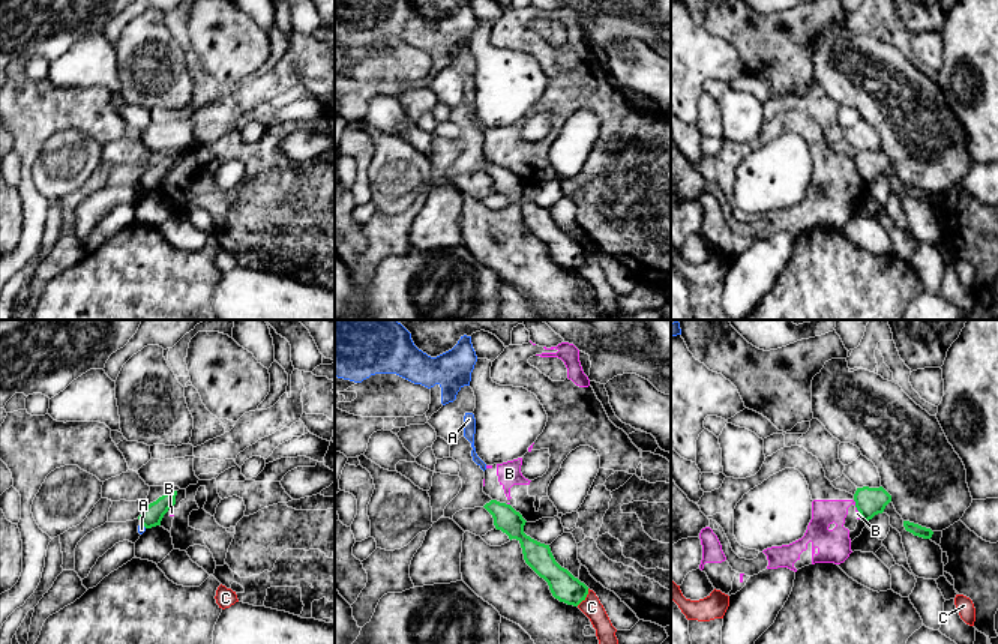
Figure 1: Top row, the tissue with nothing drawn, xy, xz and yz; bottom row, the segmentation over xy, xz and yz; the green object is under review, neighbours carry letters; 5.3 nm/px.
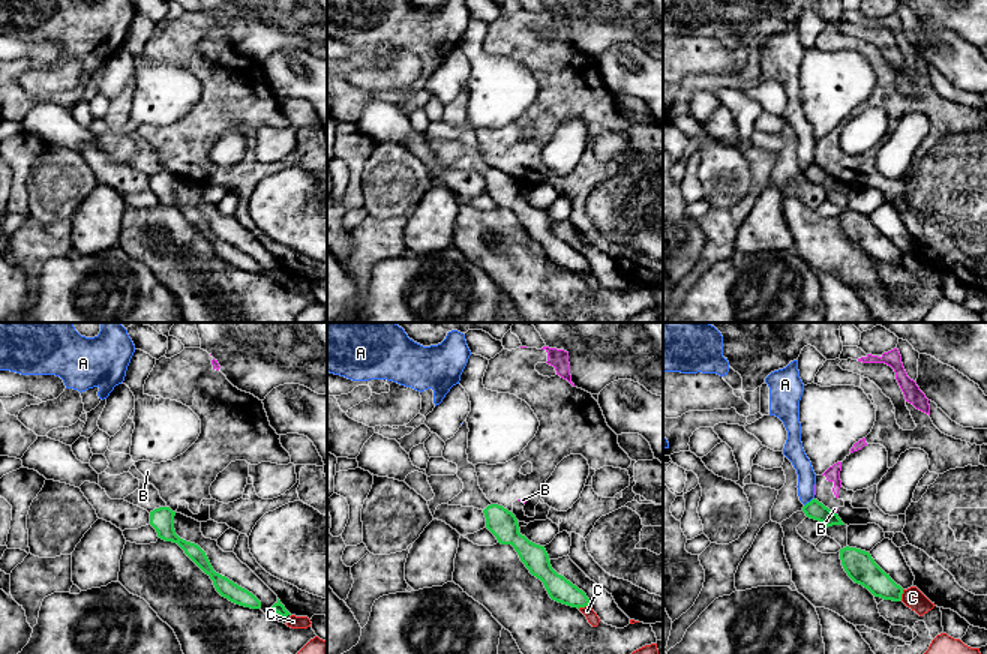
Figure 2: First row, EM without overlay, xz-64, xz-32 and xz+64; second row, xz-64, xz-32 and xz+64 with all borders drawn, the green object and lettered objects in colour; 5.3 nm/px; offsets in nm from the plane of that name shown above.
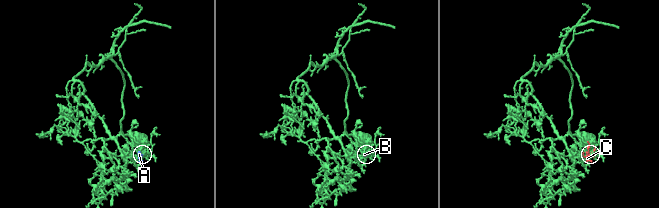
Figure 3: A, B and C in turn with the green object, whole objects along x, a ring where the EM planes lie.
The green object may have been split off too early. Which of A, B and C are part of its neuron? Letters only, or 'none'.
none

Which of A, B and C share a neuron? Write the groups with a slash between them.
A / B / C

